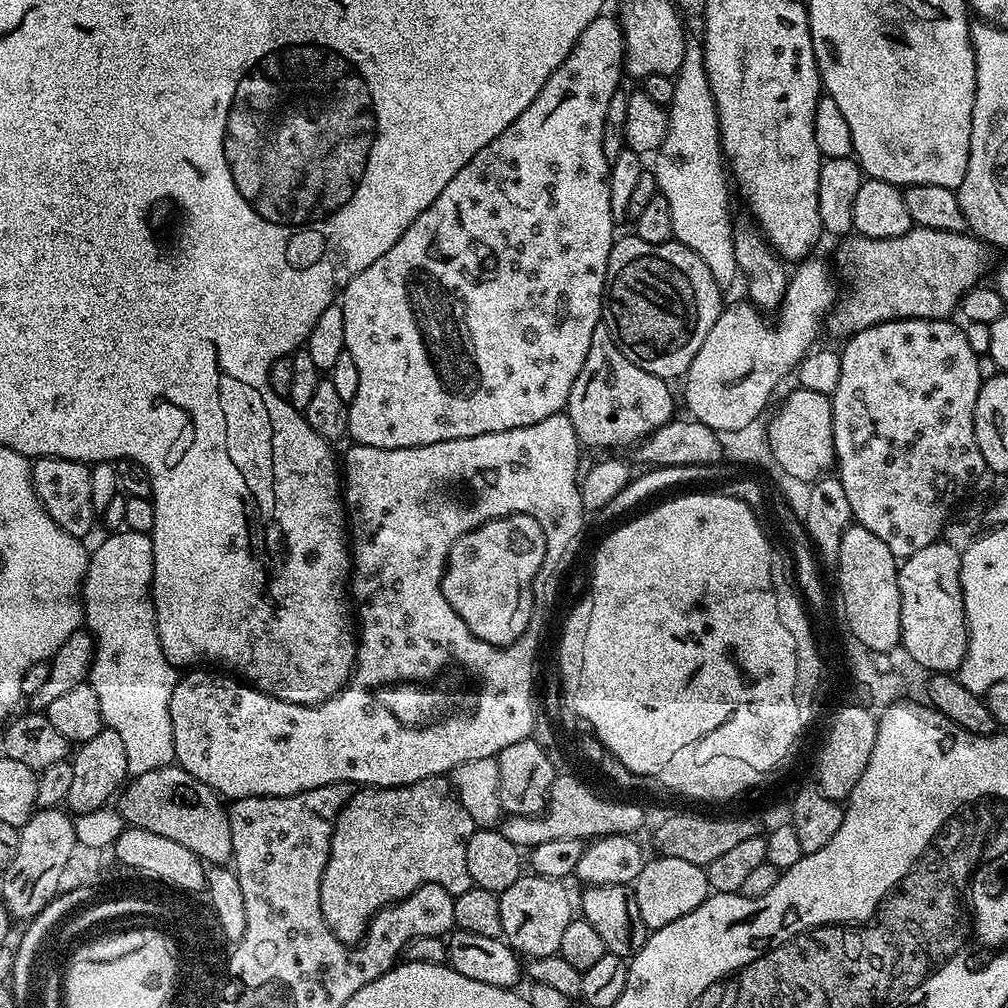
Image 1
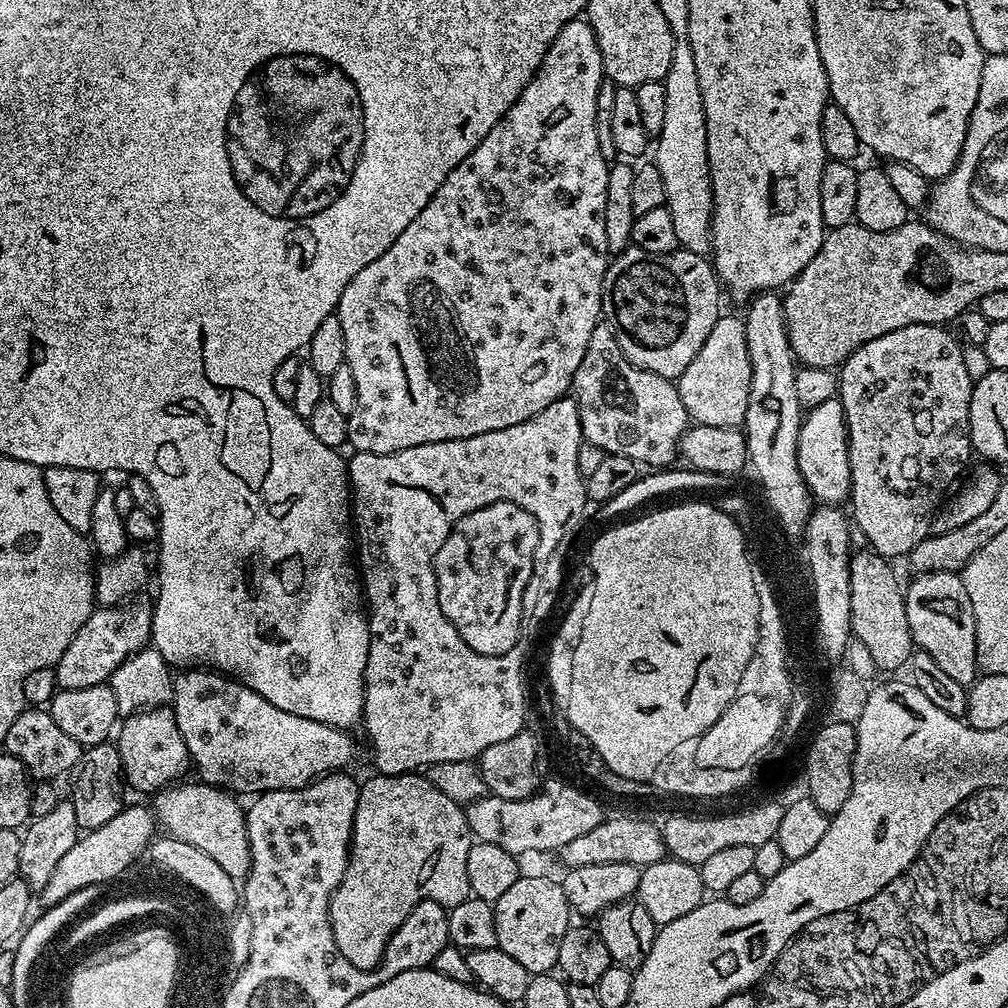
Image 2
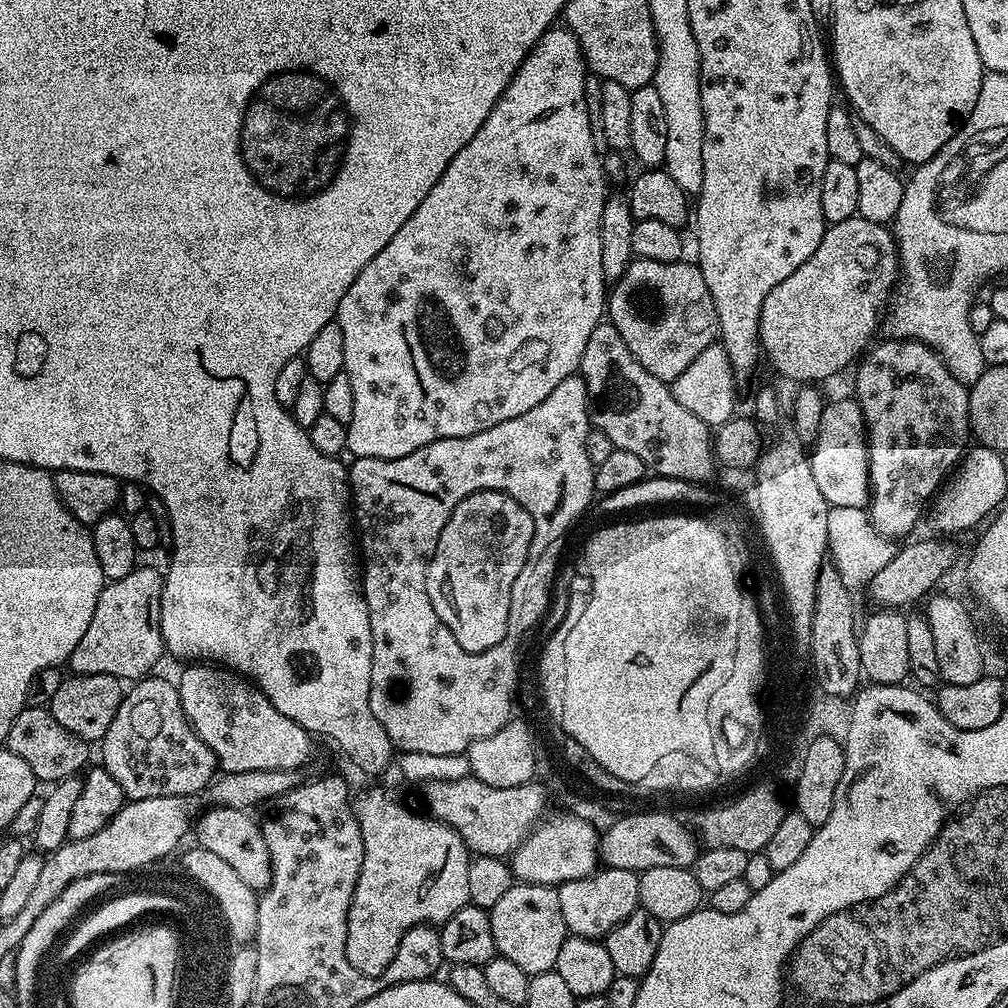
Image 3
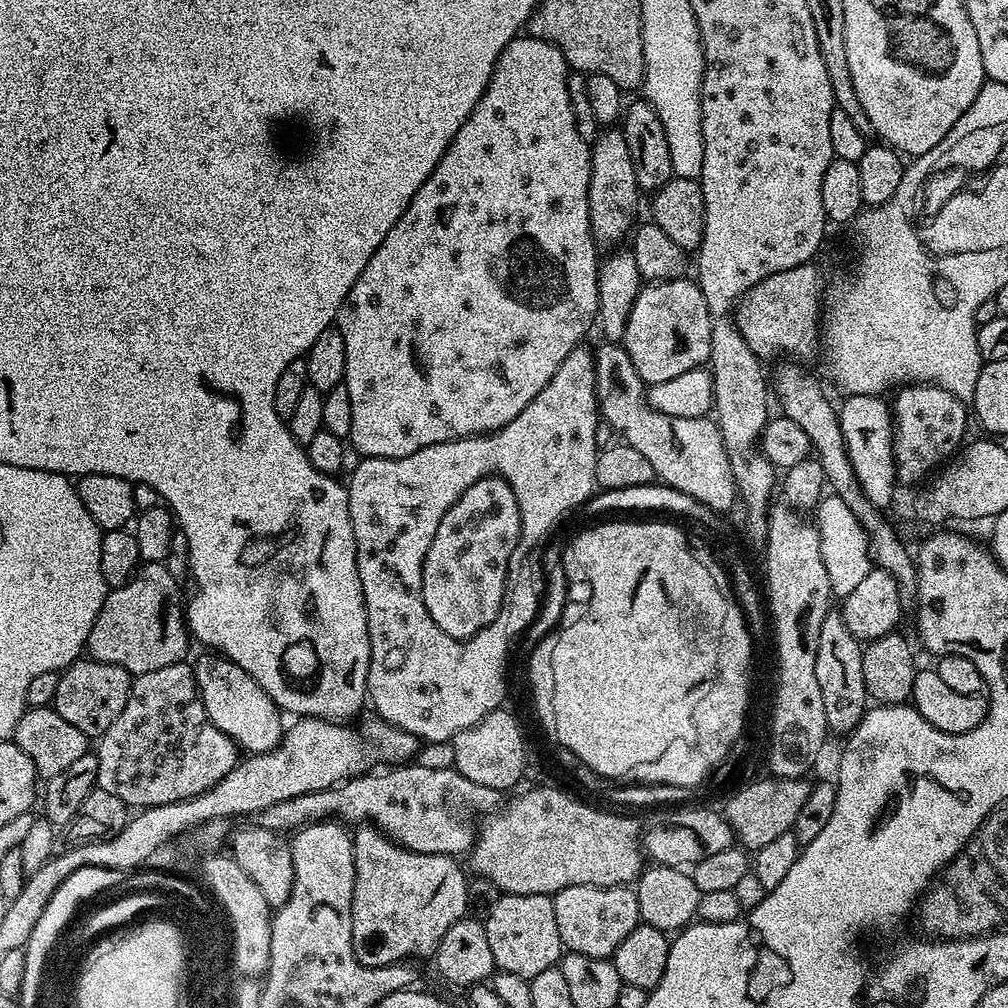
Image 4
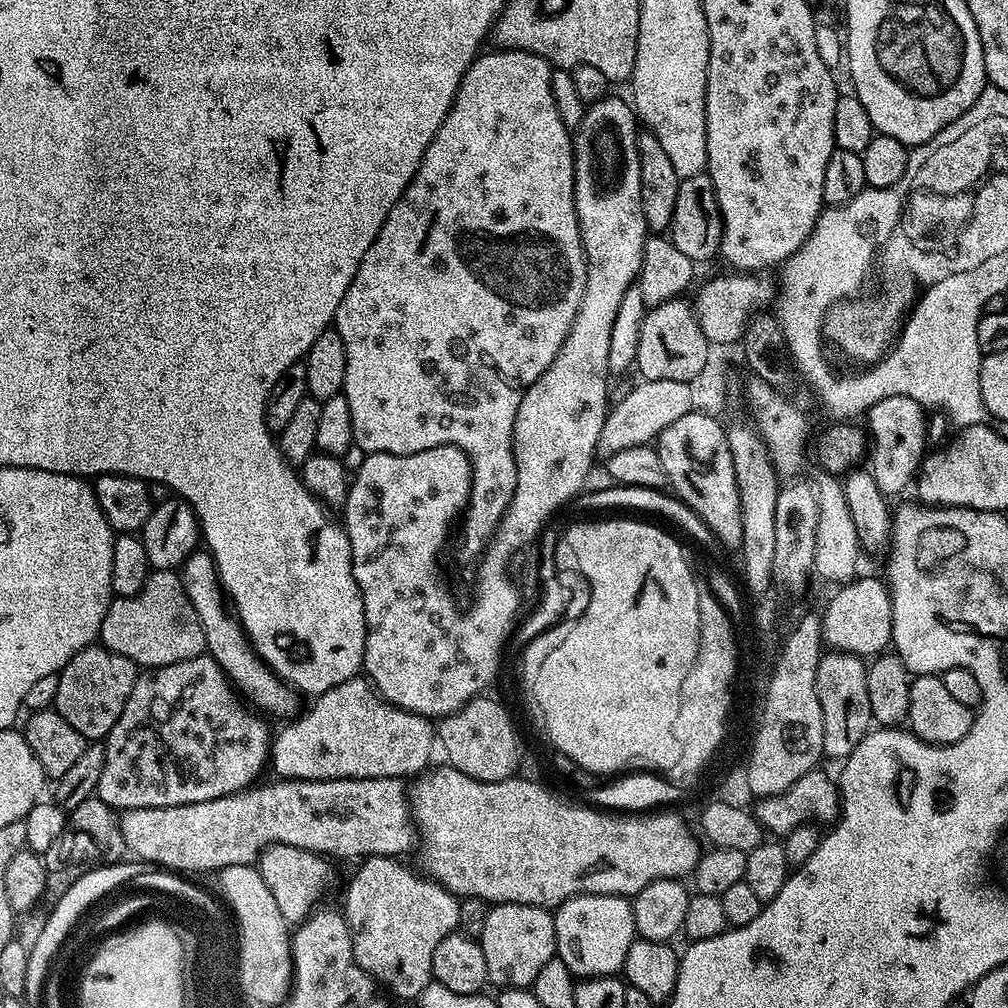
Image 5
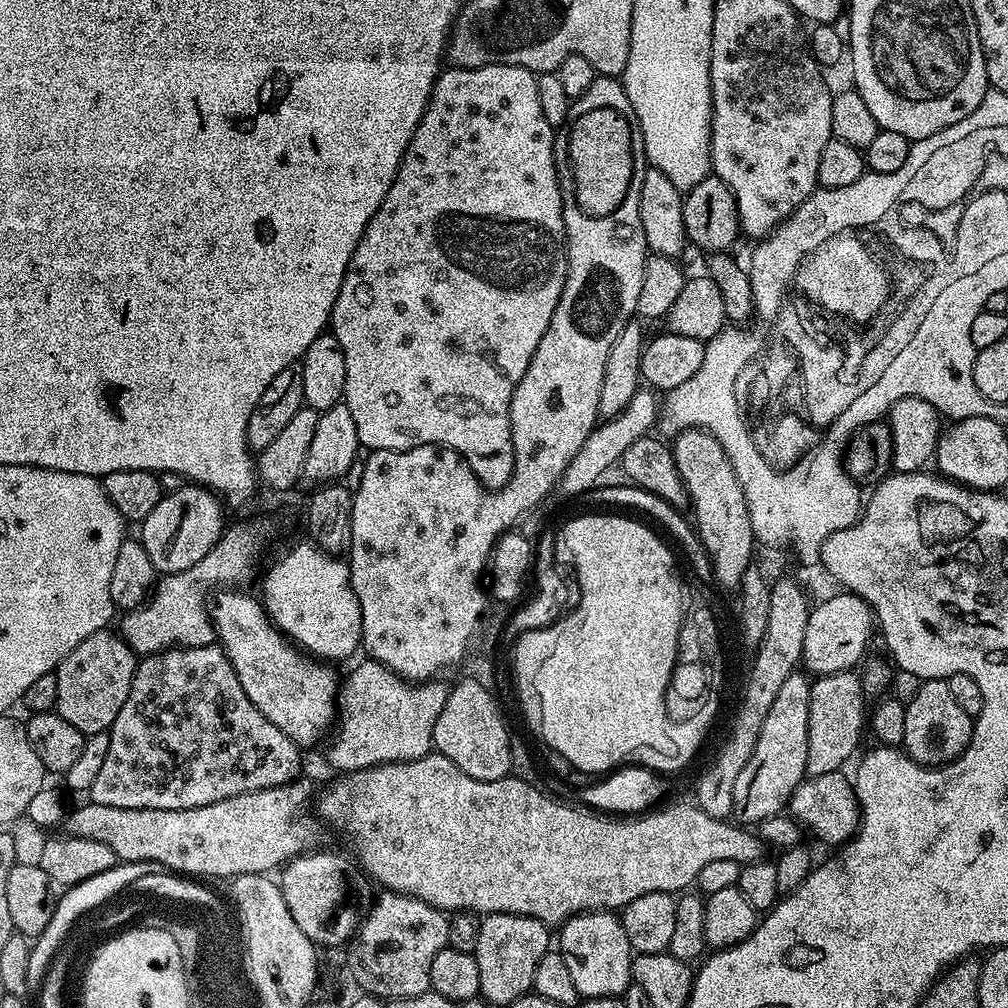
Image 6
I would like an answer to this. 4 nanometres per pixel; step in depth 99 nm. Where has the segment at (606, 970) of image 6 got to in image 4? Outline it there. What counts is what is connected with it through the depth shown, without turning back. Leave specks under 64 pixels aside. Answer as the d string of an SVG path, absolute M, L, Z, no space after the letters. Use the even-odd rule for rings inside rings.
M566 886L552 896L561 945L569 952L609 959L622 946L622 938L641 924L636 889L632 886Z

